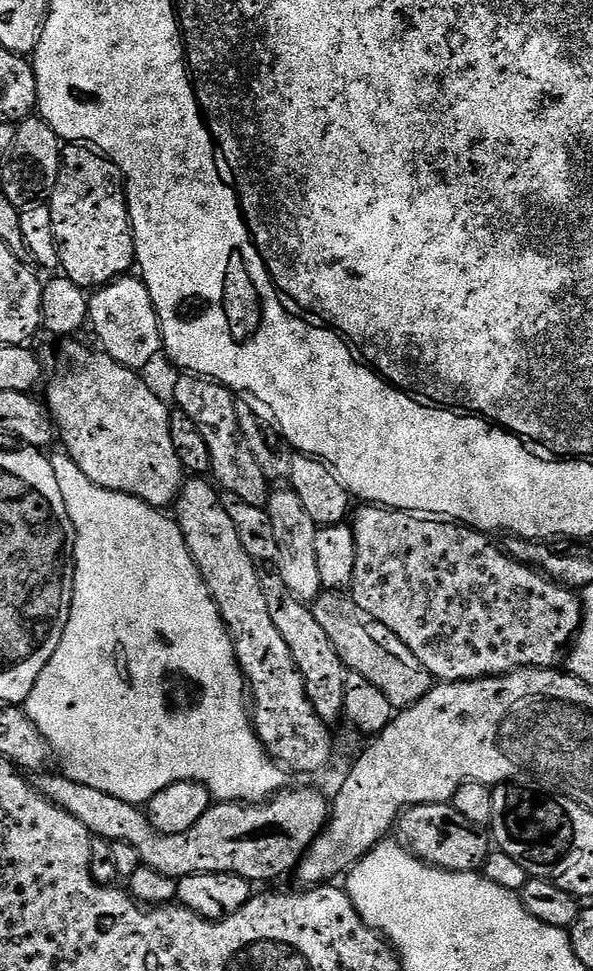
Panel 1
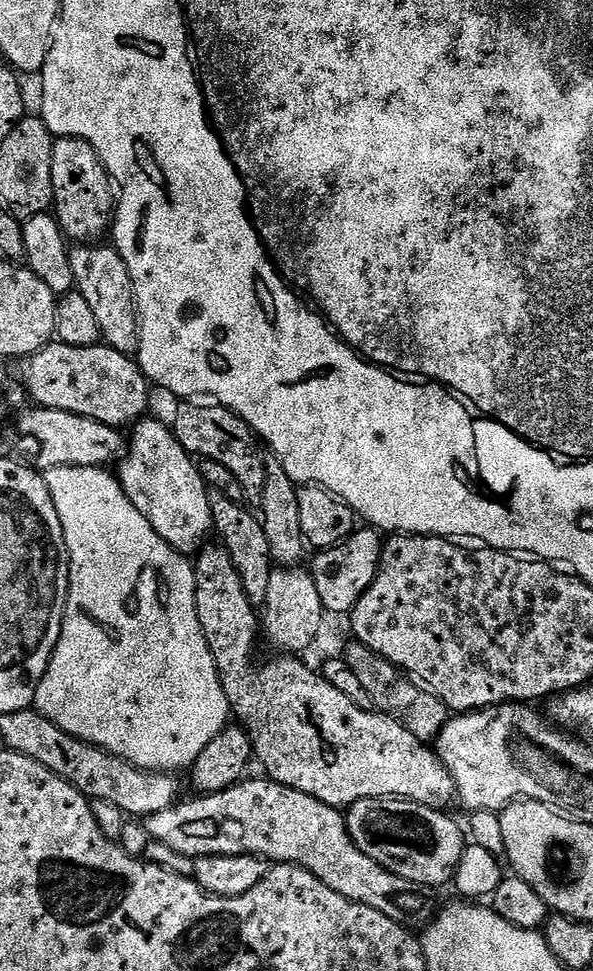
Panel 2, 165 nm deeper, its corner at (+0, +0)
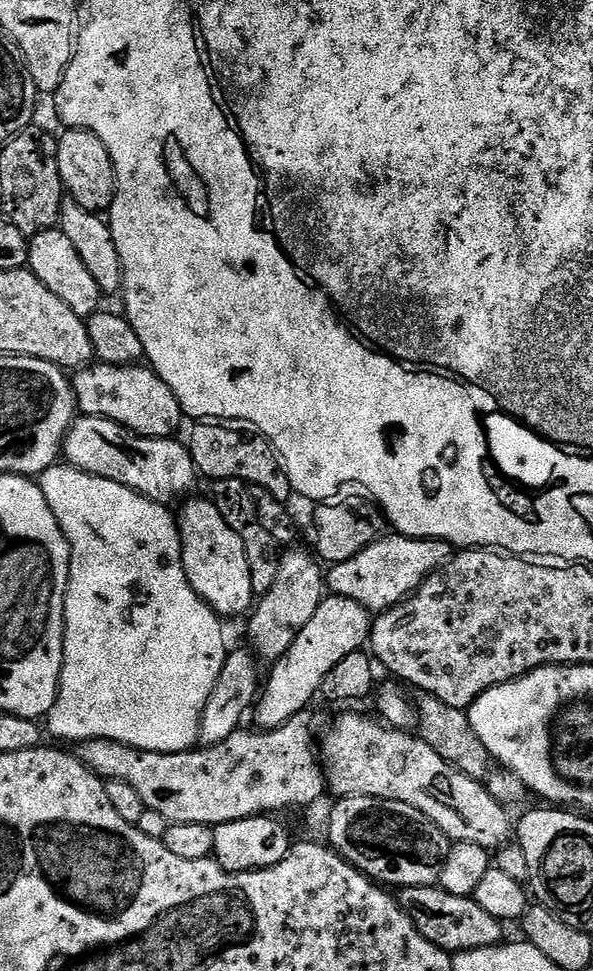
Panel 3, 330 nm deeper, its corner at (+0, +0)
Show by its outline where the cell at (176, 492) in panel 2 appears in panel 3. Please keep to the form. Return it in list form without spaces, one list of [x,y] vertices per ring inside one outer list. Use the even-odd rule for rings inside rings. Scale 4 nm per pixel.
[[[185,499],[182,504],[184,509],[178,512],[182,562],[188,581],[193,590],[216,611],[217,616],[240,616],[254,604],[246,546],[242,546],[242,538],[238,538],[238,534],[228,525],[215,502],[194,499]]]

